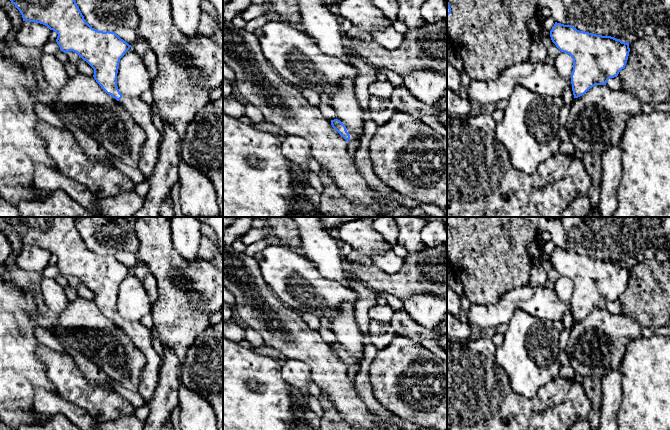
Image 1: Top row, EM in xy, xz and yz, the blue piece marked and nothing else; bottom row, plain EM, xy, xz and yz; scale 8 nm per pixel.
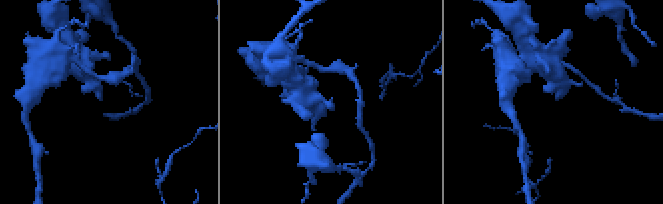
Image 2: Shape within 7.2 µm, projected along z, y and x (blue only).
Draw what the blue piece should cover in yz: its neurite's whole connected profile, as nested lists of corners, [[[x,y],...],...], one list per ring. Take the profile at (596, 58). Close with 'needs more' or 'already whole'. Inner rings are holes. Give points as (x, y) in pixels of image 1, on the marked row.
[[[557,22],[550,31],[550,37],[561,52],[569,54],[573,59],[571,84],[574,98],[584,95],[595,85],[606,85],[610,78],[617,77],[625,68],[630,52],[628,42],[622,42],[611,36],[579,31],[571,25]]]; already whole

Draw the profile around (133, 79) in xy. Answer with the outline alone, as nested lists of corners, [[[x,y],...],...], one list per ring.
[[[129,49],[120,59],[117,86],[122,95],[140,97],[151,88],[151,78],[141,58]]]

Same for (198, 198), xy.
[[[181,161],[178,166],[180,209],[186,217],[220,217],[213,183],[196,168]]]

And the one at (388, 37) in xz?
[[[390,20],[387,27],[376,29],[371,32],[371,35],[376,43],[387,49],[395,49],[400,47],[404,40],[404,34],[396,31]]]

